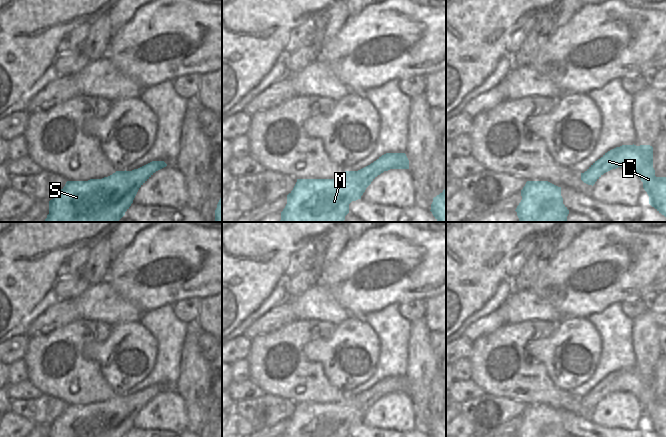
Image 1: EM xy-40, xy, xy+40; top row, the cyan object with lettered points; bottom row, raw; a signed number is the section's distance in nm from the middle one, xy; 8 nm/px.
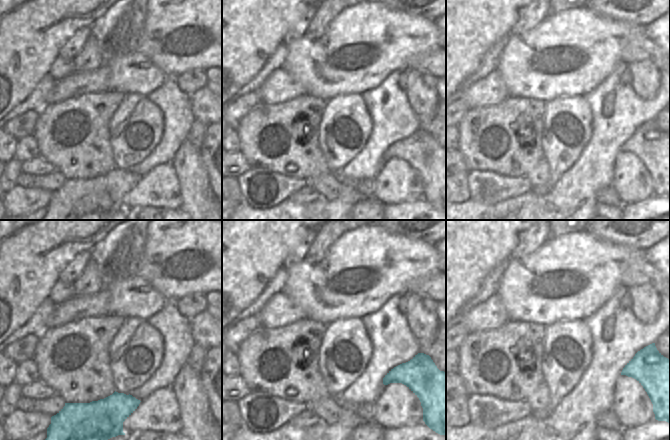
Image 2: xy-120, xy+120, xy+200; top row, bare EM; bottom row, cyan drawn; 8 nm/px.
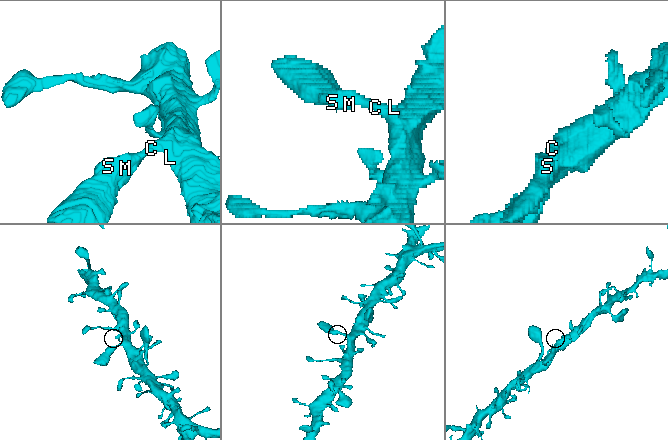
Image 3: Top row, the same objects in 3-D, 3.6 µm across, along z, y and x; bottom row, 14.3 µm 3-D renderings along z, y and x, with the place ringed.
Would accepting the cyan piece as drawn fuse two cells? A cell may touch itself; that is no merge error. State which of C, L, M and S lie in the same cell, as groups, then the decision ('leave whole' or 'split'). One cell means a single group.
C L M S; leave whole

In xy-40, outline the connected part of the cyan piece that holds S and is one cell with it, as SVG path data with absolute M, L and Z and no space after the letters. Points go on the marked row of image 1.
M152 161L132 171L116 171L102 179L67 181L65 186L49 201L49 214L43 222L118 222L129 209L139 188L158 170L166 167L164 161Z

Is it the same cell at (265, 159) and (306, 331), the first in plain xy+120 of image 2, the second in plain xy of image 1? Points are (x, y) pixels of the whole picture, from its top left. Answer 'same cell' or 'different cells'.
same cell

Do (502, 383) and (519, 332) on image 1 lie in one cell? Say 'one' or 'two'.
one

